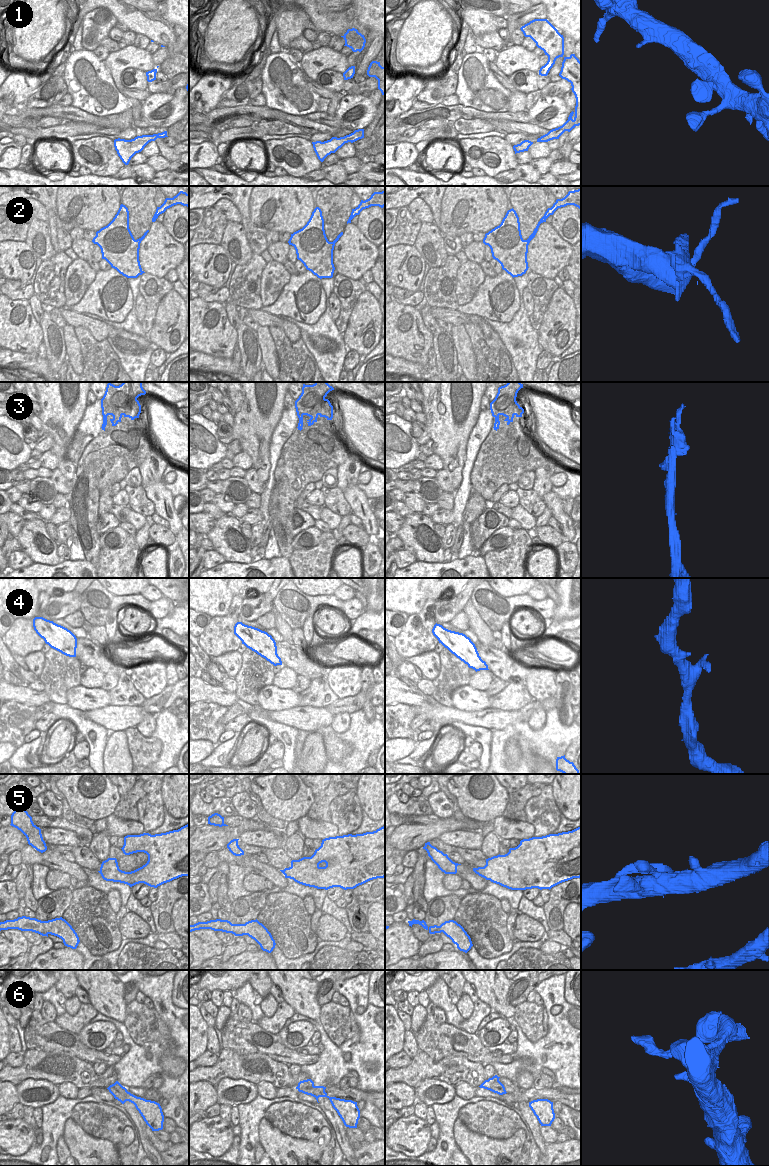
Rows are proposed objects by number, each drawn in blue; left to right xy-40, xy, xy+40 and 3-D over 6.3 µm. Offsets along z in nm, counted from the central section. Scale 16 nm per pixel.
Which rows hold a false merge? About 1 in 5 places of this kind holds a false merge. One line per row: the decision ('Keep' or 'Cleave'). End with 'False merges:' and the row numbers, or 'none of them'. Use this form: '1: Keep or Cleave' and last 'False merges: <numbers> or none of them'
1: Keep
2: Cleave
3: Keep
4: Keep
5: Keep
6: Keep
False merges: 2.

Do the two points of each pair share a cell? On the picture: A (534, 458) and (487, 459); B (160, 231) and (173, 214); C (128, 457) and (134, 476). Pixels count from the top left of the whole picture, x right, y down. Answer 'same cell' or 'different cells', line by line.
A: same cell
B: same cell
C: different cells

